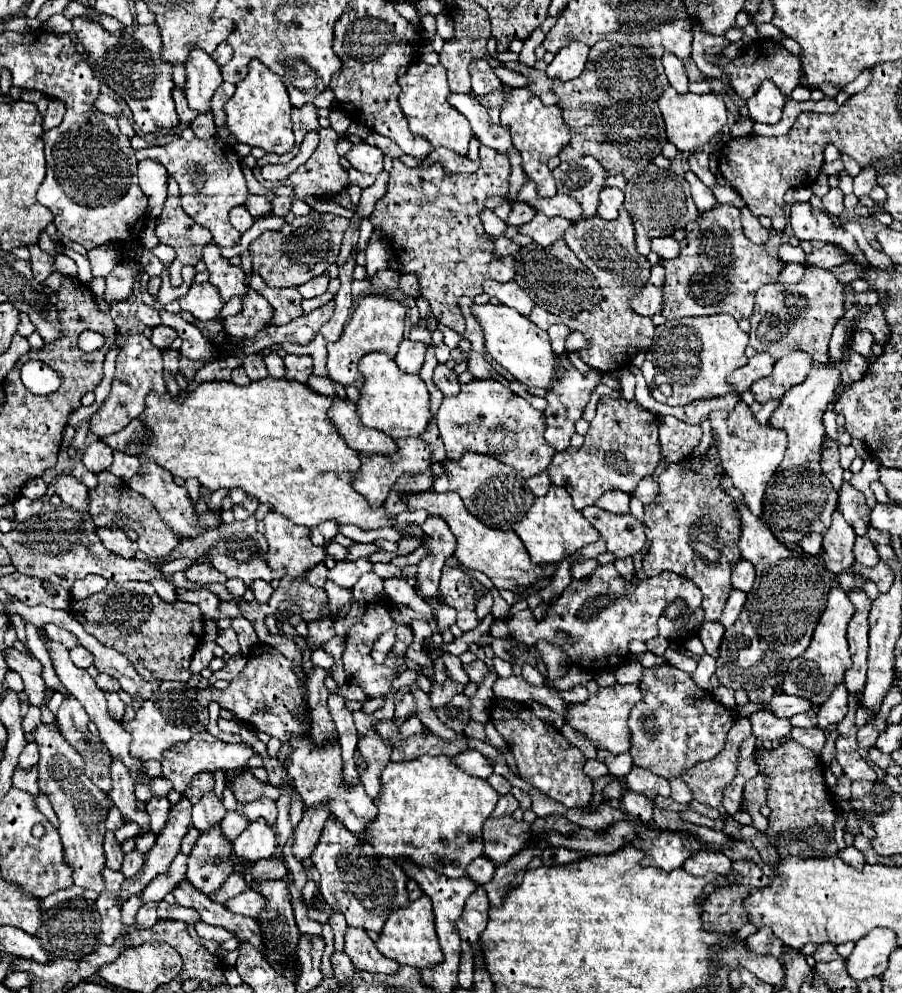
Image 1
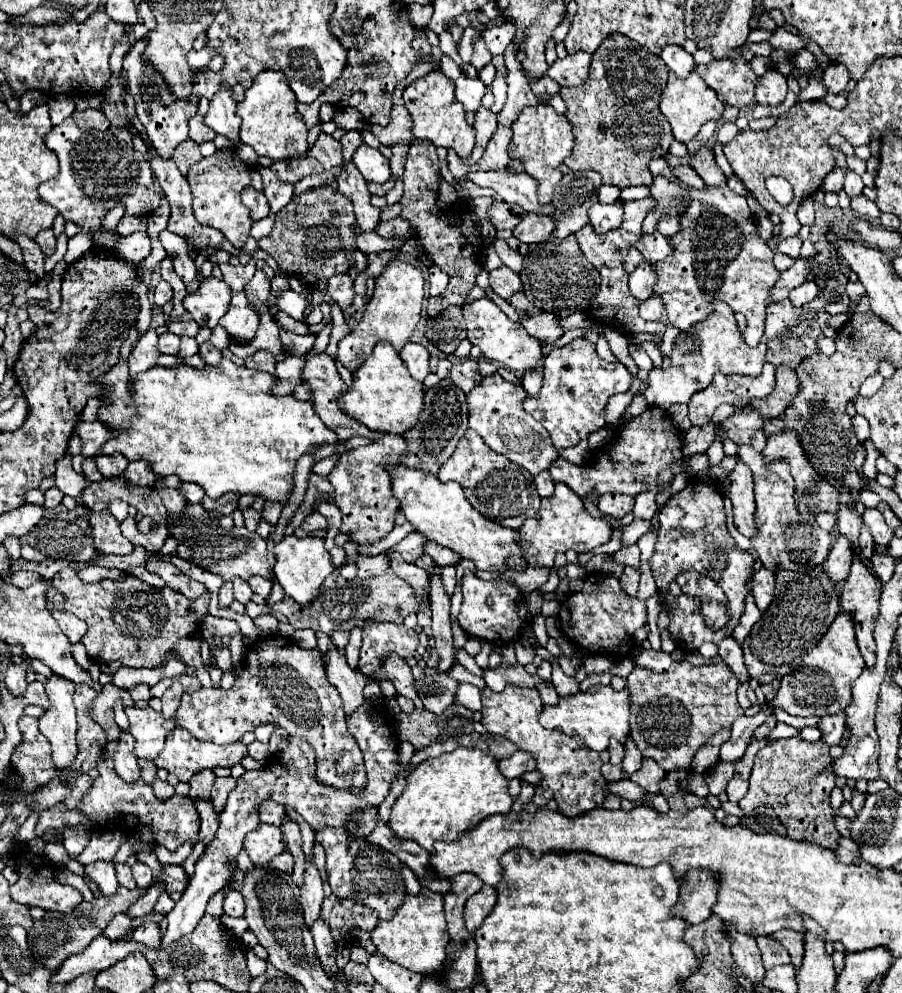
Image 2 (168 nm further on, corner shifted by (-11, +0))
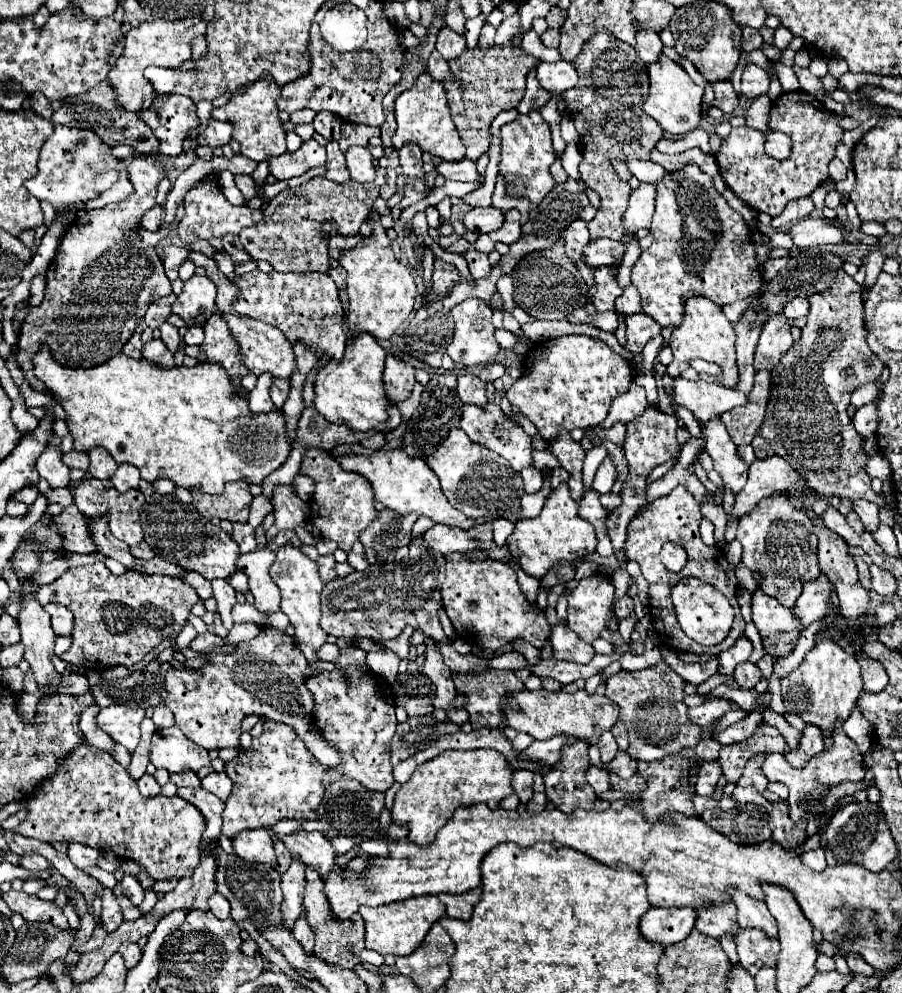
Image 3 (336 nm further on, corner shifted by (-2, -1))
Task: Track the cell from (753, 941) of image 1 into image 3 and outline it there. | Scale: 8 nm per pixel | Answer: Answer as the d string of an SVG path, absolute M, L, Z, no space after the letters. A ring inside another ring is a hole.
M739 929L735 933L735 945L741 965L755 977L763 967L775 967L775 955L779 955L779 941L767 937L761 929Z

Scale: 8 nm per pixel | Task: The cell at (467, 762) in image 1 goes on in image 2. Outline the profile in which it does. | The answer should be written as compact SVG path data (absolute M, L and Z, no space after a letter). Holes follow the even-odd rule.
M514 752L512 756L508 758L502 758L498 762L498 770L504 778L520 778L526 770L534 770L536 764L532 762L532 756L530 754L524 754L524 752Z

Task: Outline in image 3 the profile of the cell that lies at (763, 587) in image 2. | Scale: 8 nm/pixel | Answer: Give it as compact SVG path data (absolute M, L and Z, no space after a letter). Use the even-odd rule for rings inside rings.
M755 591L751 609L753 621L763 637L765 651L775 659L791 655L803 629L791 609L779 607L779 603L775 603L769 595L763 595L763 591Z

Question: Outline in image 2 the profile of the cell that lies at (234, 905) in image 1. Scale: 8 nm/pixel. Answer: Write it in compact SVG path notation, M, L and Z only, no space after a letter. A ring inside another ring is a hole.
M230 890L224 898L224 912L228 916L244 916L246 910L246 900L238 890Z

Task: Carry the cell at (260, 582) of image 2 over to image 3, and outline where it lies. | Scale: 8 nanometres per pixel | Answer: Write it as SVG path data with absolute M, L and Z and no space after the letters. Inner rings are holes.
M235 571L229 579L229 585L235 589L235 591L241 591L241 593L247 593L247 575L243 575L243 571Z

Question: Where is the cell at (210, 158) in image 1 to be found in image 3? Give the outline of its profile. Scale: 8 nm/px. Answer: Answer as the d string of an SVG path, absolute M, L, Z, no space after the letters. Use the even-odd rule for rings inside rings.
M203 179L203 181L199 181L197 187L189 189L185 199L183 199L183 205L185 205L185 215L179 221L177 231L179 231L179 239L185 245L195 243L197 239L211 239L211 237L219 237L221 239L225 233L241 233L241 229L257 225L263 218L263 210L261 208L249 209L247 205L241 205L241 207L231 205L225 199L225 195L221 193L221 189L209 179Z

